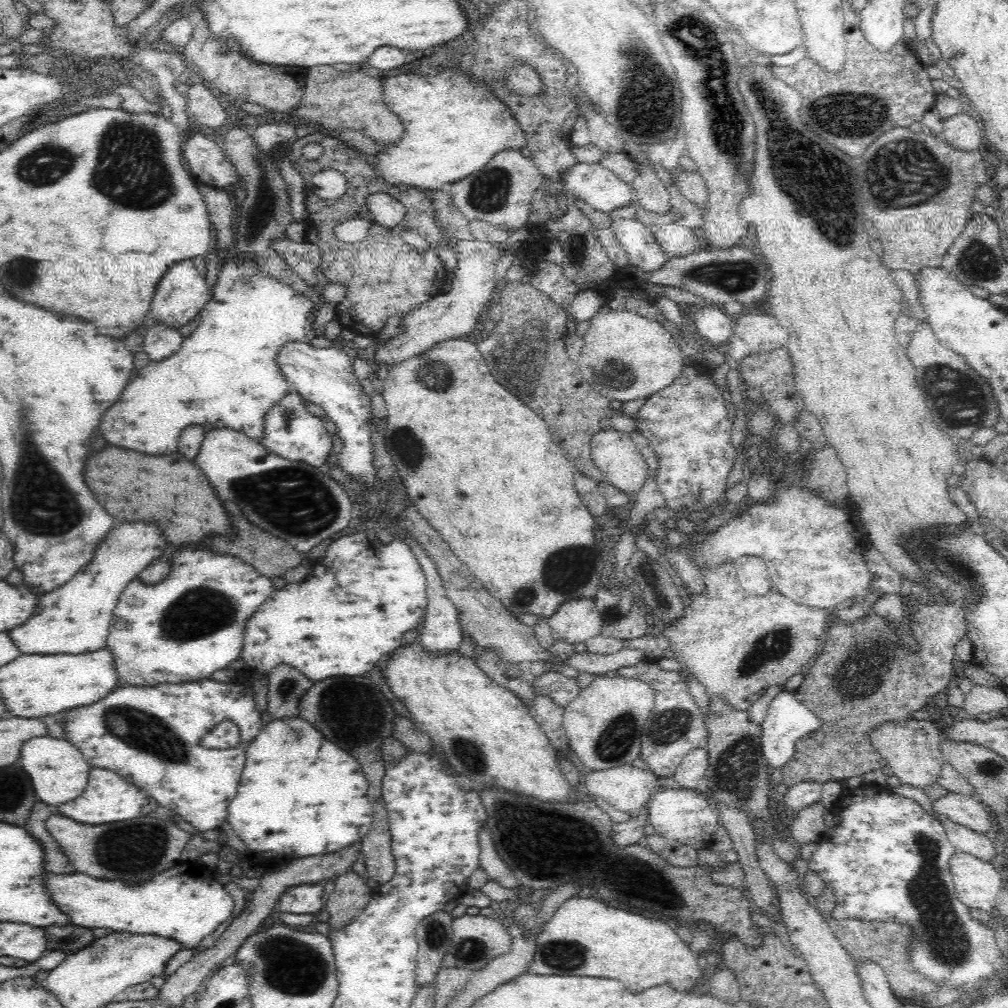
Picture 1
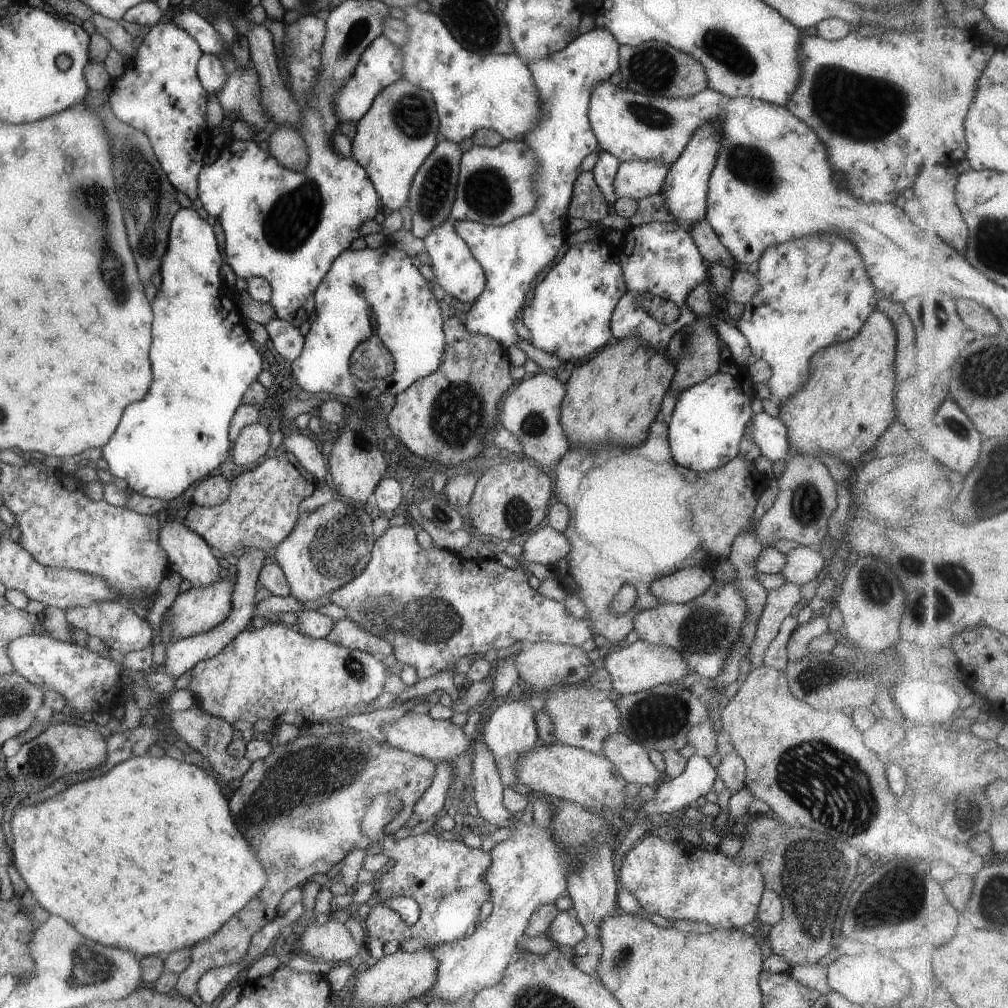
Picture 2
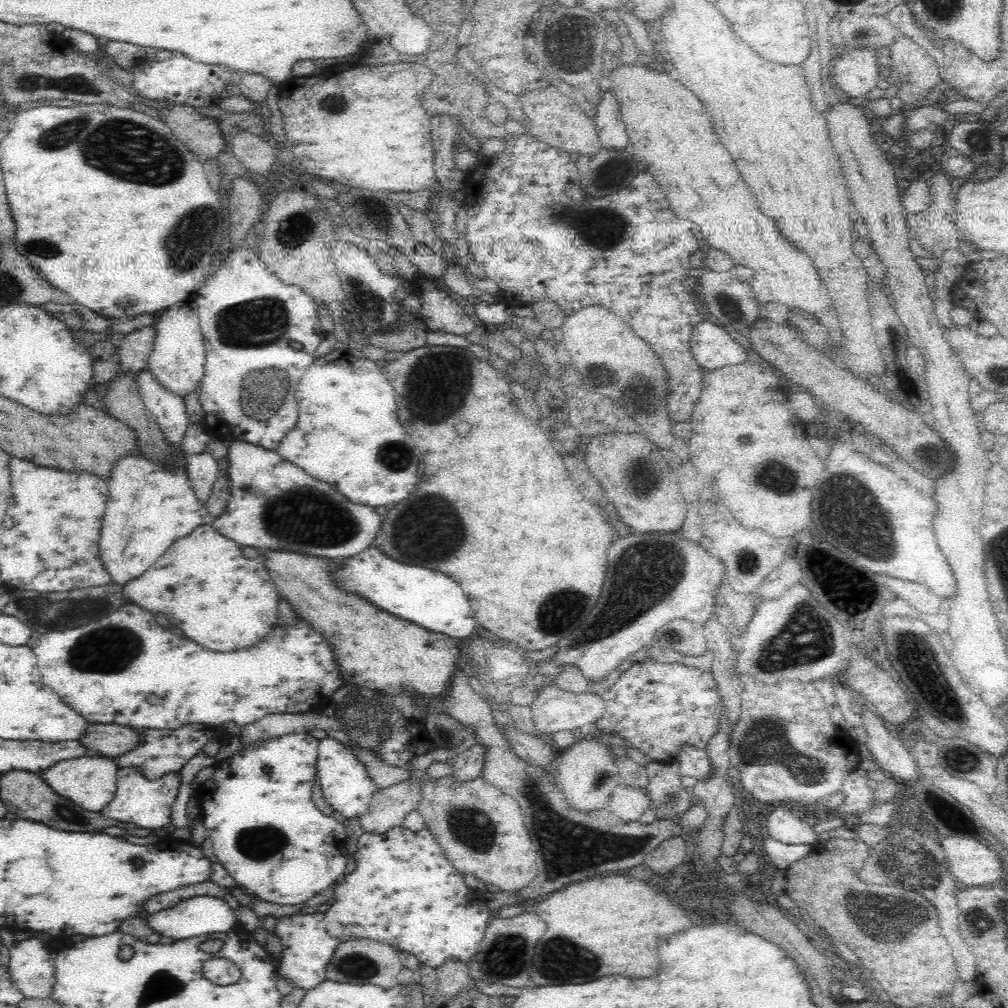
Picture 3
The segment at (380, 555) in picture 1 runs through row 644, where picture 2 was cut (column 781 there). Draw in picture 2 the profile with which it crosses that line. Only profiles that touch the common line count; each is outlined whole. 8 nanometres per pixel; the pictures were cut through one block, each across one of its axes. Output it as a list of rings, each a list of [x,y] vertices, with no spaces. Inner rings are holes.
[[[803,236],[774,243],[764,249],[757,261],[758,268],[755,274],[760,287],[755,296],[743,305],[736,329],[746,338],[751,354],[762,358],[768,364],[771,376],[767,382],[771,398],[776,402],[782,402],[804,387],[808,377],[807,360],[815,350],[829,346],[831,342],[843,342],[847,338],[853,338],[865,322],[865,318],[875,308],[875,290],[871,286],[867,272],[863,270],[863,262],[855,246],[841,236]],[[807,246],[829,246],[829,252],[825,252],[823,256],[811,256],[807,254]]]

